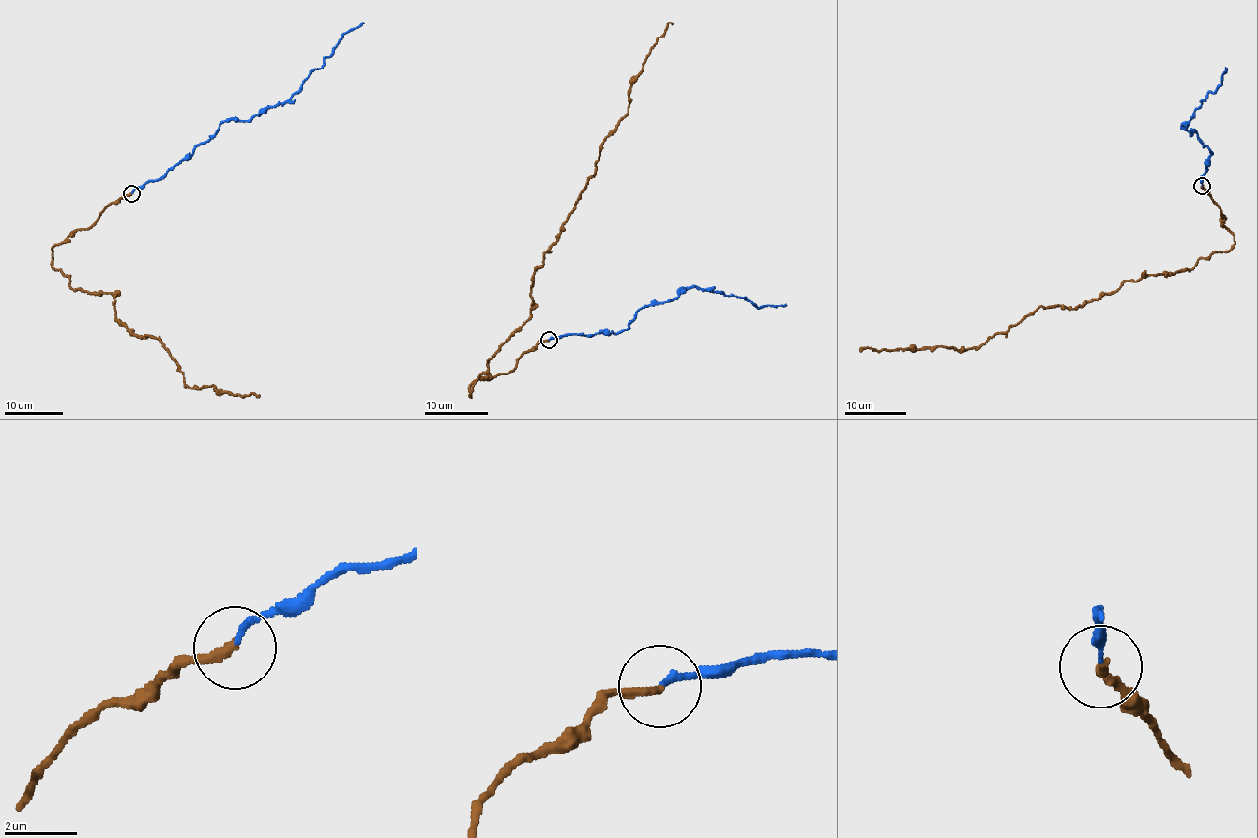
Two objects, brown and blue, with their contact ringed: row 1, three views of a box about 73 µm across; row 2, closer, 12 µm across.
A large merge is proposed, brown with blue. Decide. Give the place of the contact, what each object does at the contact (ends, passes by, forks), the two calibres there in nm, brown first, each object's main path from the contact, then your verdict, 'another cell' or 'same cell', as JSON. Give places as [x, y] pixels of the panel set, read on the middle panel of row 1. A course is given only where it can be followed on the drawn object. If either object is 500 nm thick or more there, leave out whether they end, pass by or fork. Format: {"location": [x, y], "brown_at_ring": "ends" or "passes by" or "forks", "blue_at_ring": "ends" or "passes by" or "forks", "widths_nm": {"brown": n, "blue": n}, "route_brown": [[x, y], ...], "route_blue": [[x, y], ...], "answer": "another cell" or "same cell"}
{"location": [549, 340], "brown_at_ring": "ends", "blue_at_ring": "ends", "widths_nm": {"brown": 260, "blue": 160}, "route_brown": [[548, 340], [508, 373], [475, 379], [469, 398], [530, 315], [543, 252], [673, 23]], "route_blue": [[548, 340], [619, 333], [628, 328], [643, 306], [674, 299], [687, 288], [744, 297], [759, 307], [786, 306]], "answer": "same cell"}

